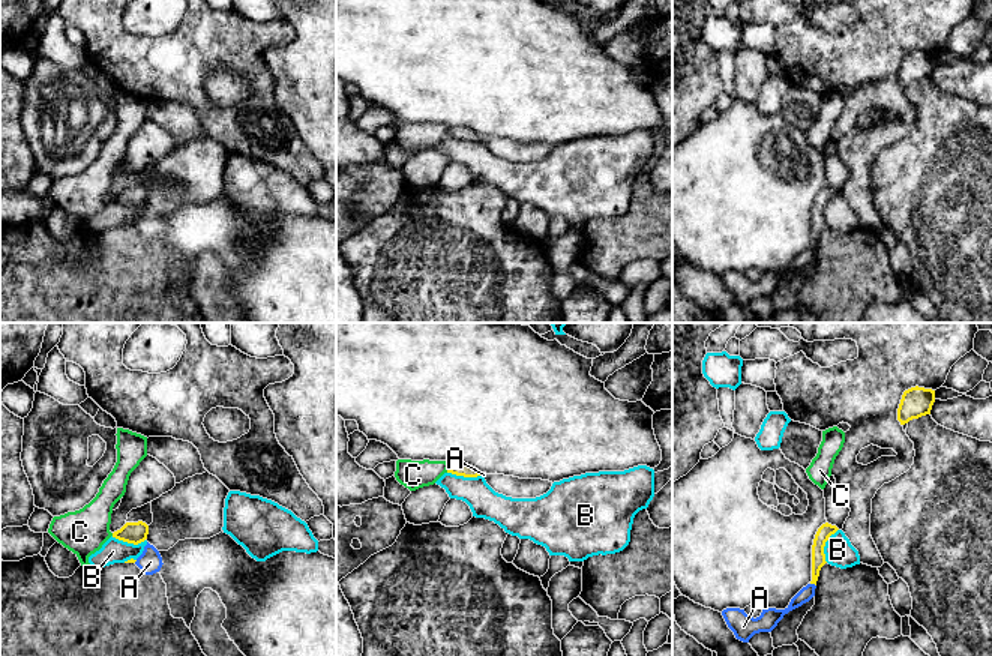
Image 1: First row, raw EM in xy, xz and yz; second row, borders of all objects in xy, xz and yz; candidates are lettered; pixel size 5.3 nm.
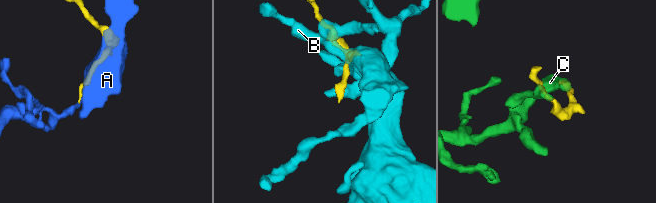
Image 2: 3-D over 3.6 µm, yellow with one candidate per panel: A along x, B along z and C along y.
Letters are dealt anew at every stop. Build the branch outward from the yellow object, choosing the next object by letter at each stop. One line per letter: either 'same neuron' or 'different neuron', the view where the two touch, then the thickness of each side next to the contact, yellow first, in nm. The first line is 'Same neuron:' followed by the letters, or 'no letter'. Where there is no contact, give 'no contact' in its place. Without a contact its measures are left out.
Same neuron: C
A: different neuron; contact in yz; calibres 80 and 80 nm
B: different neuron; contact in yz; calibres 80 and 150 nm
C: same neuron; contact in xz; calibres 70 and 160 nm

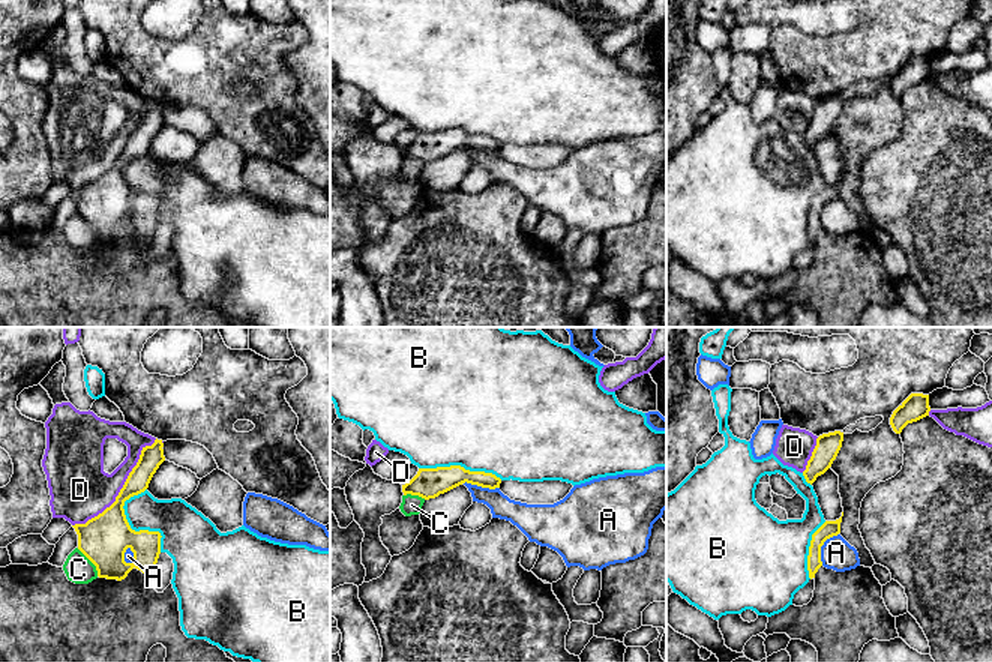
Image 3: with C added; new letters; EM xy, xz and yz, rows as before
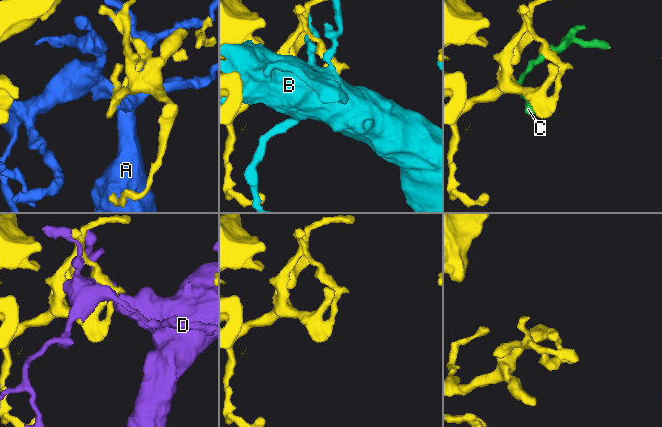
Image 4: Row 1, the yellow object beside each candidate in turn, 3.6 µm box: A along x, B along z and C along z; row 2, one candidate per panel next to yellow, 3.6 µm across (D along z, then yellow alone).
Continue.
Same neuron: no letter
A: different neuron; contact in yz; calibres 90 and 170 nm
B: different neuron; contact in xy; calibres 260 and 220 nm
C: different neuron; contact in xy; calibres 260 and 150 nm
D: different neuron; contact in xy; calibres 240 and 320 nm

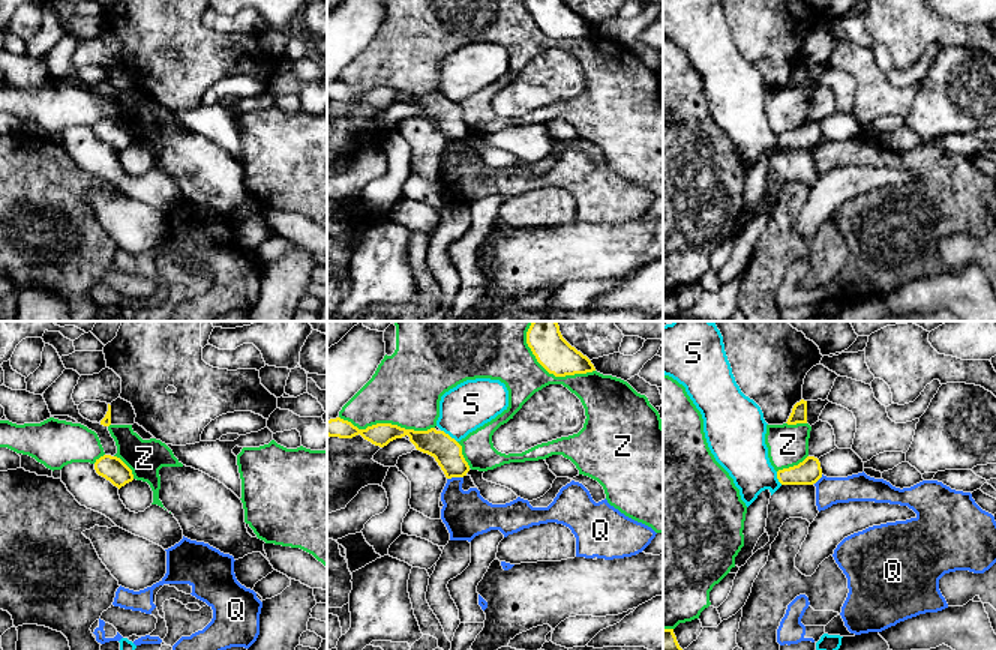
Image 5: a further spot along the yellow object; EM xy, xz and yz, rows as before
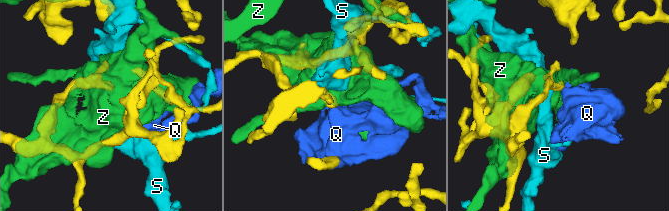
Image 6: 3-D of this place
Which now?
Same neuron: no letter
Q: different neuron; contact in xz; calibres 160 and 260 nm
S: different neuron; contact in xz; calibres 160 and 260 nm
Z: different neuron; contact in xz; calibres 130 and 380 nm

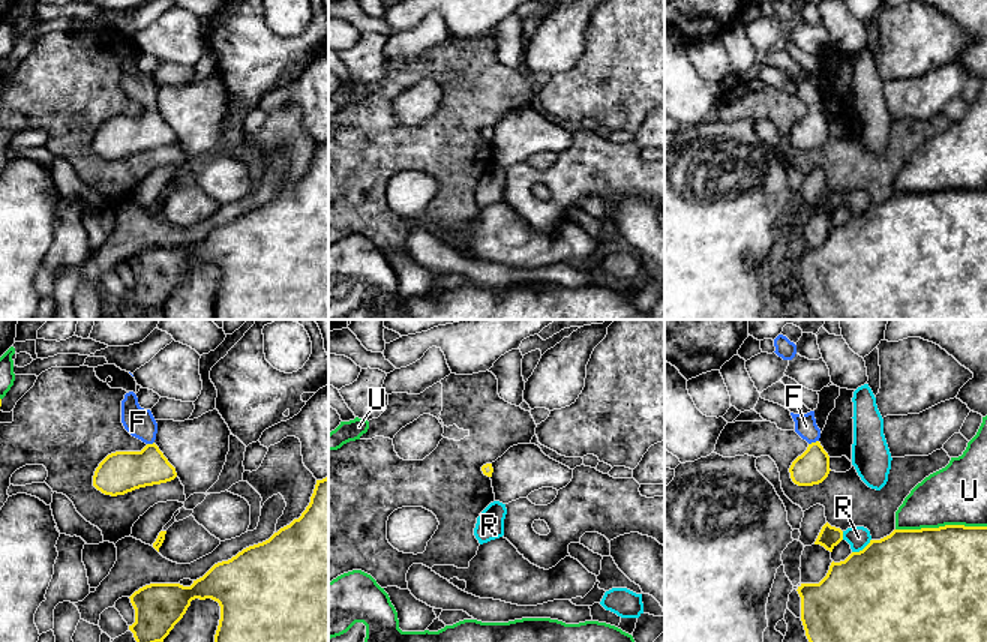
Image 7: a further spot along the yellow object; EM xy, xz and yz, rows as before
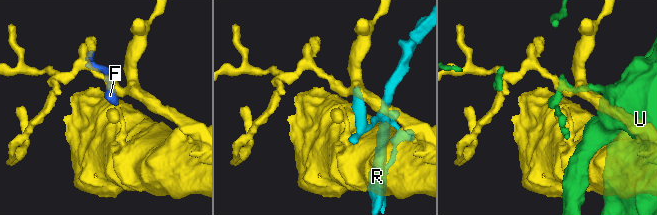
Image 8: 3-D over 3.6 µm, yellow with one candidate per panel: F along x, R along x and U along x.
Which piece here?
Same neuron: F
F: same neuron; contact in yz; calibres 180 and 120 nm
R: different neuron; contact in yz; calibres 500 and 120 nm
U: different neuron; contact in yz; calibres 500 and 320 nm

